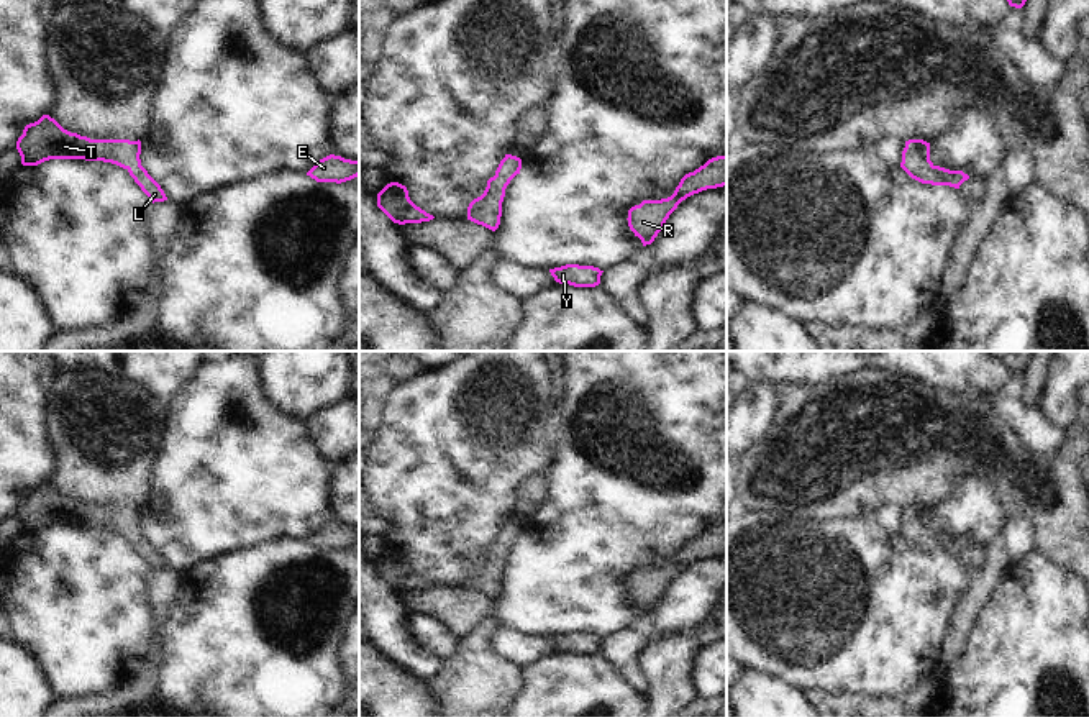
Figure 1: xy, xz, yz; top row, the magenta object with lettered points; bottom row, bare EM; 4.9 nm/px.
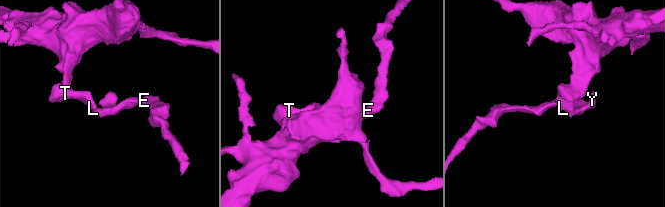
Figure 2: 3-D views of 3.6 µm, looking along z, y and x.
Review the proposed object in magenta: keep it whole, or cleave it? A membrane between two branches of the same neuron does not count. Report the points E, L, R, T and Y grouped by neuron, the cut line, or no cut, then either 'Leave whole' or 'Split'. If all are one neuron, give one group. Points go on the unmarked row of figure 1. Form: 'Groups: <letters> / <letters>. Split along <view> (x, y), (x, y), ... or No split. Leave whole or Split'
Groups: E L R T Y. No split. Leave whole

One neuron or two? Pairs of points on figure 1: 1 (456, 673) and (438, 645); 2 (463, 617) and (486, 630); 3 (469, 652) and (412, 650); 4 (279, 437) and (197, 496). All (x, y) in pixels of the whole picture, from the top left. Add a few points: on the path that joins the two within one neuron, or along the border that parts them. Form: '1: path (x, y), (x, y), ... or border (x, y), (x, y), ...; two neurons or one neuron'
1: border (460, 640), (455, 652), (443, 660); two neurons
2: border (491, 614), (481, 619), (460, 640); two neurons
3: border (443, 660), (443, 665), (427, 680); two neurons
4: path (259, 456), (245, 471), (232, 471), (217, 486); one neuron

